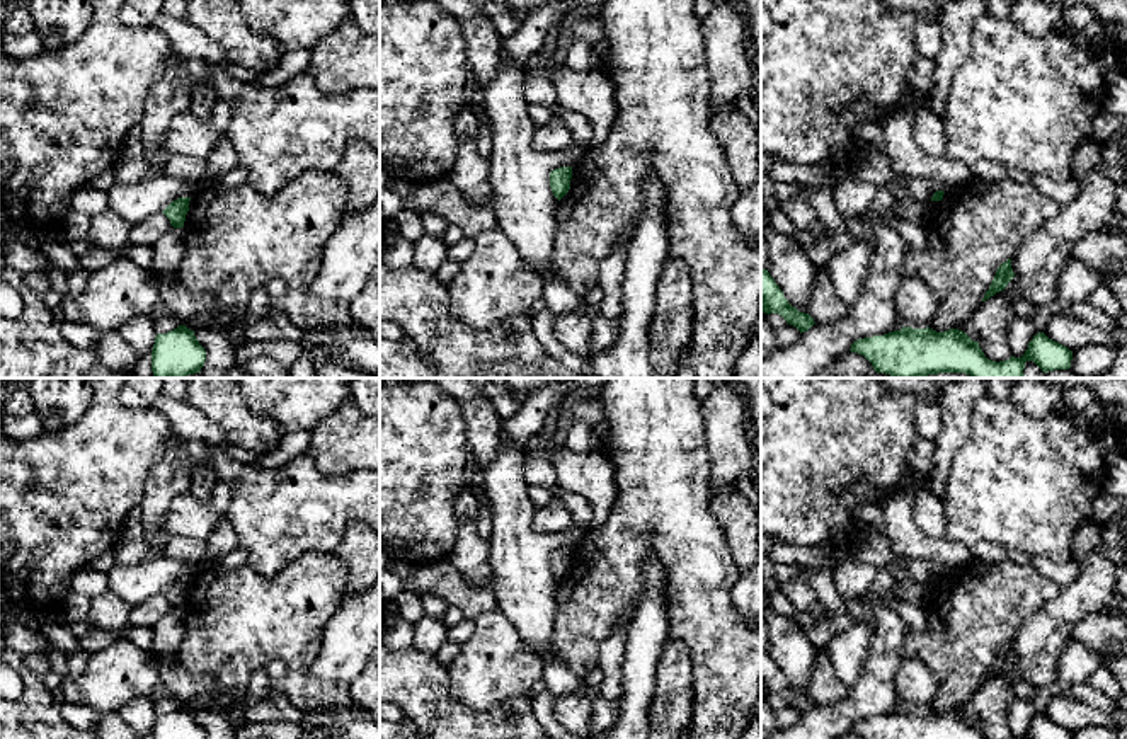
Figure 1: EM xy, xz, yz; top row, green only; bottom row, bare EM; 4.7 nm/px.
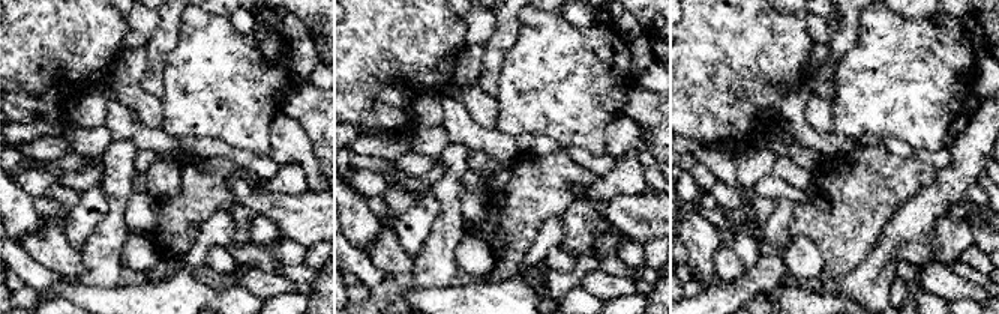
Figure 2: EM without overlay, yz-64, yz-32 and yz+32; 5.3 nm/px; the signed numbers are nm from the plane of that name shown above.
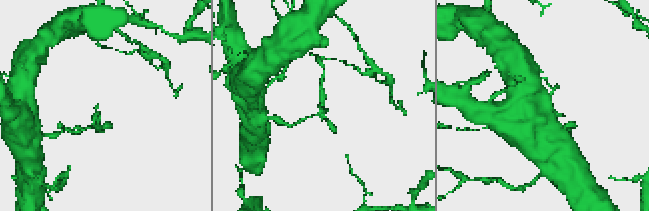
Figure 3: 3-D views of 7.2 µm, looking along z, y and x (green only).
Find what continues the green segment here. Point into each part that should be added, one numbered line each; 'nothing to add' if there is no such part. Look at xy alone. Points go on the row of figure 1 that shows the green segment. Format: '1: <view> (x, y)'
nothing to add

